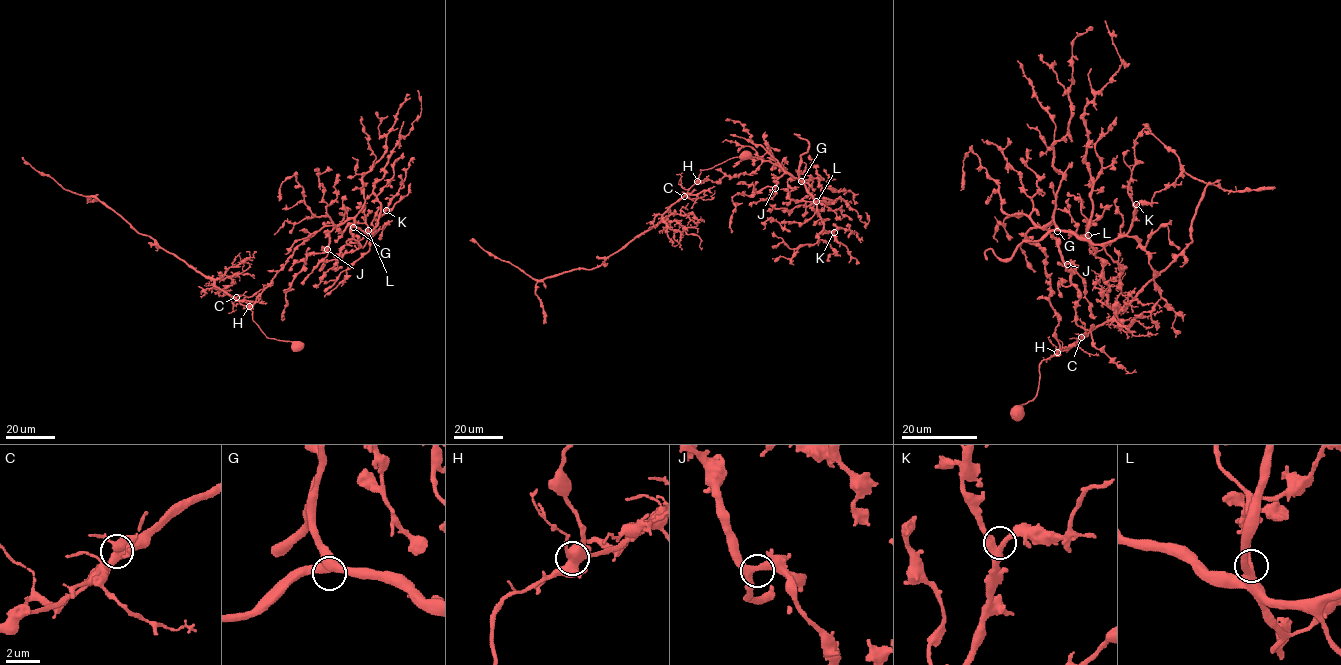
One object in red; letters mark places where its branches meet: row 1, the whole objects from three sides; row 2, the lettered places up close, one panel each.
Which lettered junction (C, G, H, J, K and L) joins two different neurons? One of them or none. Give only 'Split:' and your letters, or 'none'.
Split: H

